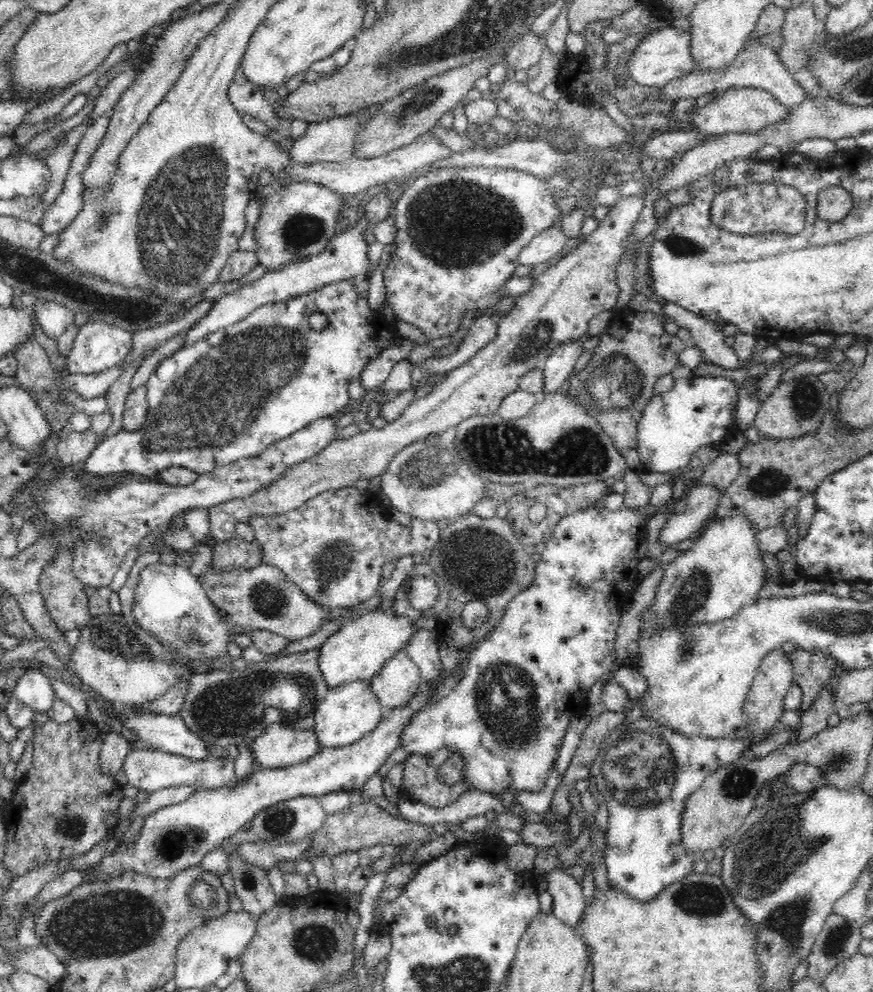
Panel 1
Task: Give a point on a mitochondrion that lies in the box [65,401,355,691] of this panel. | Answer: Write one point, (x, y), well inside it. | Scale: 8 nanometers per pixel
(125, 644)

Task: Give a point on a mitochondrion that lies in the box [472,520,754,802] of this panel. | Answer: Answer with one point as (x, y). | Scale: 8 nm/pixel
(697, 586)

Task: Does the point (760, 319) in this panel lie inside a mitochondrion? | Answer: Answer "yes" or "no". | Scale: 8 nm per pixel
no

